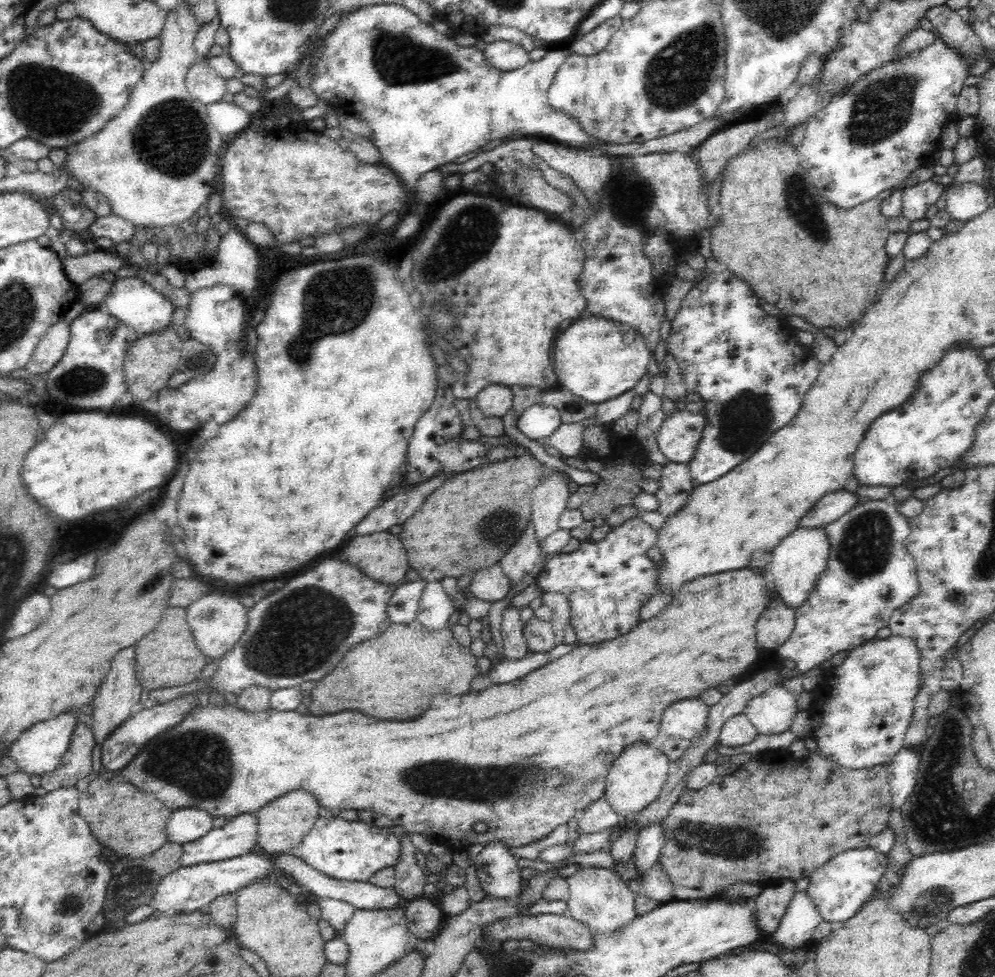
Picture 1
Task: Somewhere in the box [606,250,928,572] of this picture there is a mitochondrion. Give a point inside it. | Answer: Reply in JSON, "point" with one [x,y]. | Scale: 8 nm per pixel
{"point":[743,421]}

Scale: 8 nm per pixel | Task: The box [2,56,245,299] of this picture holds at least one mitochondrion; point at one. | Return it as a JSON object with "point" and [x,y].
{"point":[49,103]}

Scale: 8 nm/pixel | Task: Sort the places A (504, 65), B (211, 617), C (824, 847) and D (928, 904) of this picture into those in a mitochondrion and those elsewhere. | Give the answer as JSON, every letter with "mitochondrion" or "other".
{"A":"other","B":"mitochondrion","C":"other","D":"mitochondrion"}

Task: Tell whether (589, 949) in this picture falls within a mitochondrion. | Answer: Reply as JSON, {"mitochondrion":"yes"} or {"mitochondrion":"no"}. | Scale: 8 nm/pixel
{"mitochondrion":"no"}

